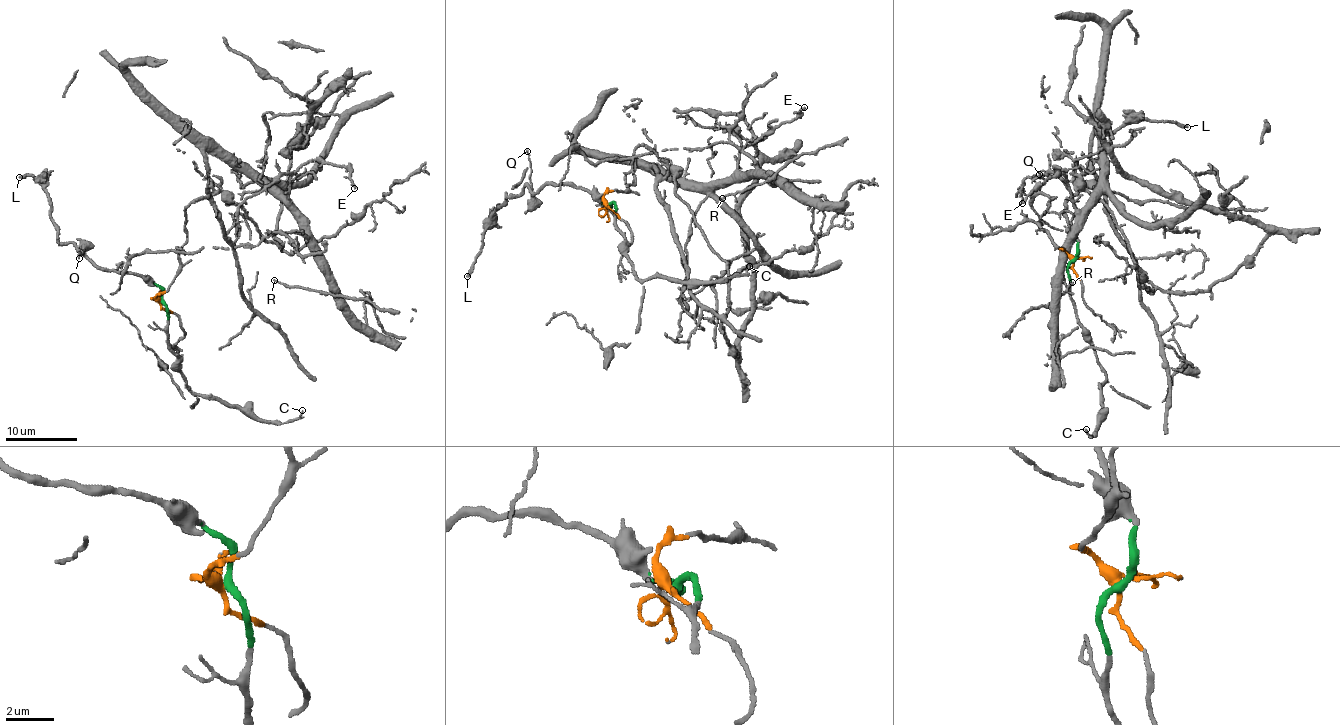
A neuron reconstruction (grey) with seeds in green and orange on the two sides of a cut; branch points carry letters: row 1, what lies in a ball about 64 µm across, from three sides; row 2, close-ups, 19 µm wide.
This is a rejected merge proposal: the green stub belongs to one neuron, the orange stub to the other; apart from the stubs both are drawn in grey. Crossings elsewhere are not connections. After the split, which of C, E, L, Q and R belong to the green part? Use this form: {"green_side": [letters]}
{"green_side": ["C", "L", "Q"]}

